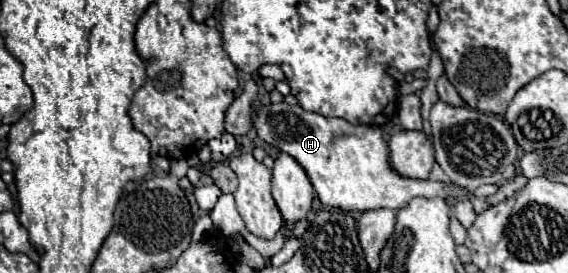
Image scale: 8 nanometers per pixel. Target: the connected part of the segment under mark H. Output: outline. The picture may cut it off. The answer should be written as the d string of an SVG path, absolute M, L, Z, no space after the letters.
M286 102L254 108L252 122L264 144L272 146L278 154L292 156L304 168L320 202L328 208L338 208L342 212L366 212L376 208L398 210L416 196L440 196L450 204L466 196L460 186L448 188L442 182L398 176L388 164L388 144L378 126L354 126L342 118L326 118Z

